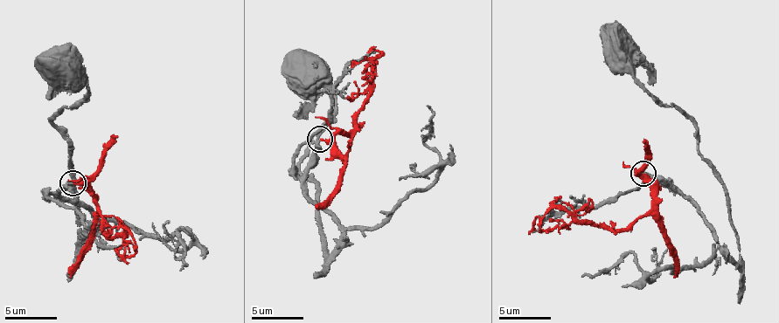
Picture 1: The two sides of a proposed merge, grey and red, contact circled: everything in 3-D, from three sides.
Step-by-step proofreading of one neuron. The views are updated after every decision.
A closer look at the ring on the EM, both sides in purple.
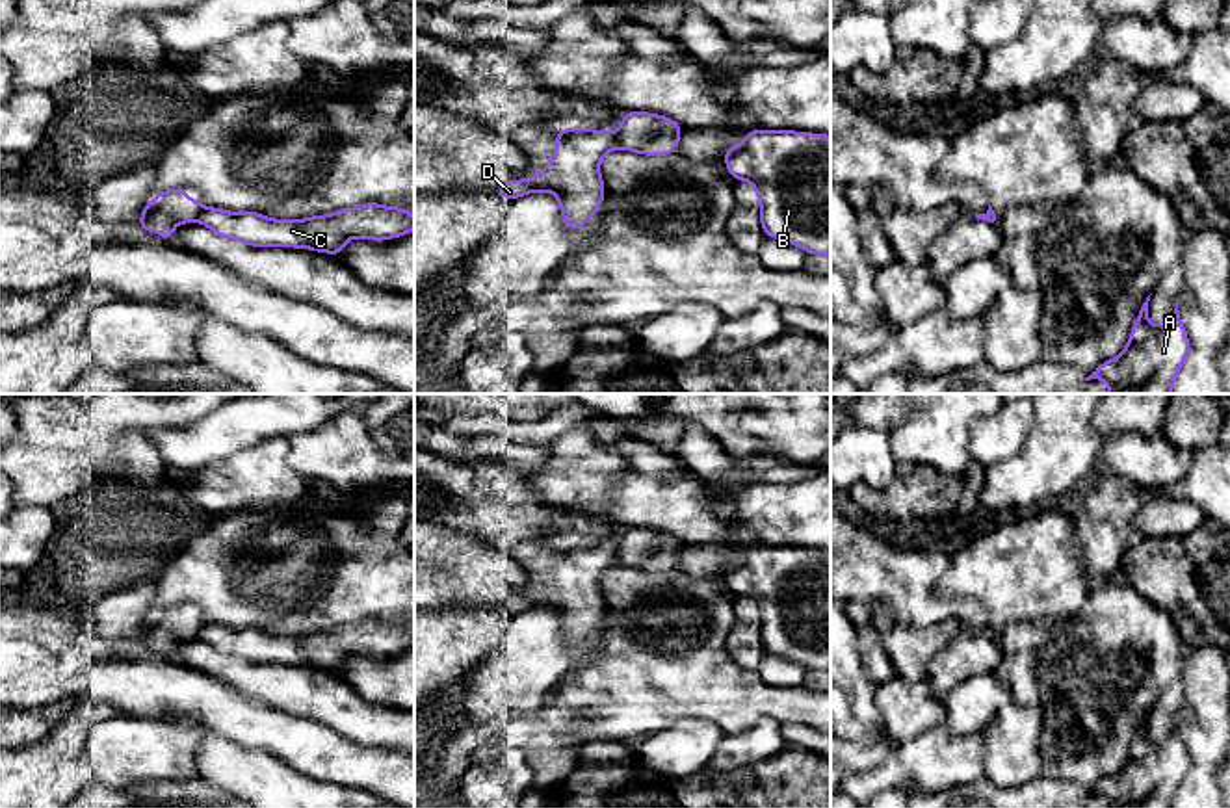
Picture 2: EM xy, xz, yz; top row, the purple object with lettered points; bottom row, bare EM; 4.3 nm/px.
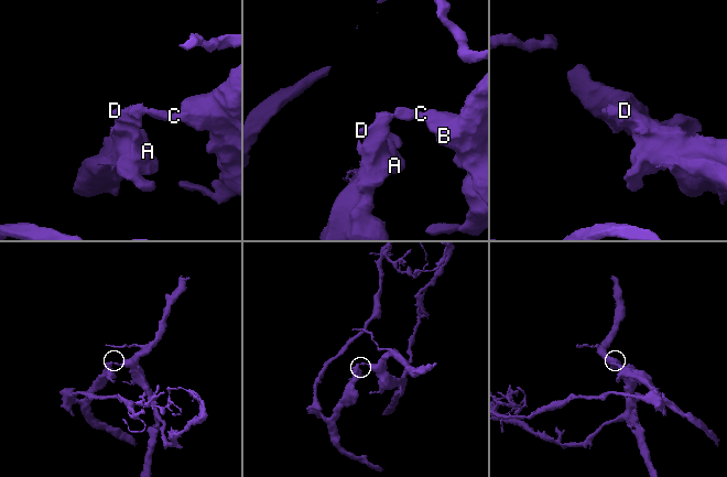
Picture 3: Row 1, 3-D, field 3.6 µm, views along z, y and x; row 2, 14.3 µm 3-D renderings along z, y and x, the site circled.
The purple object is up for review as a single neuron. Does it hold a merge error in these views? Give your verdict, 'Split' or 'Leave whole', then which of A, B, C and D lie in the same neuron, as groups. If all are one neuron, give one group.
Split. Groups: A D / B C

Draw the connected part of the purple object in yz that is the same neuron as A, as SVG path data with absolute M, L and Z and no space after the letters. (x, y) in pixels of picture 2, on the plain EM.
M1148 717L1143 719L1132 743L1126 765L1113 776L1102 778L1085 797L1098 795L1109 801L1109 808L1171 808L1172 799L1189 769L1189 754L1180 736L1178 721L1171 736L1159 745L1148 739Z

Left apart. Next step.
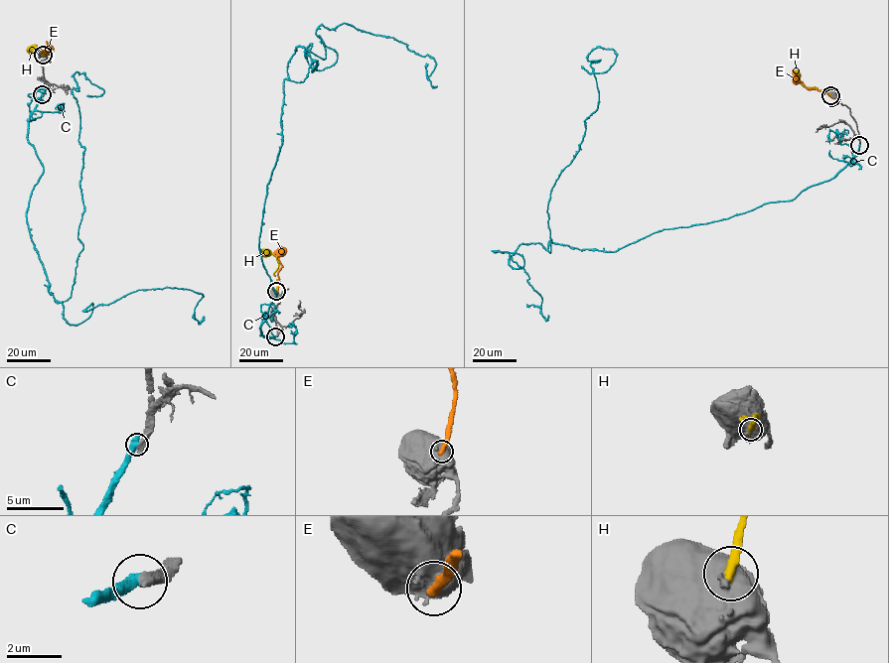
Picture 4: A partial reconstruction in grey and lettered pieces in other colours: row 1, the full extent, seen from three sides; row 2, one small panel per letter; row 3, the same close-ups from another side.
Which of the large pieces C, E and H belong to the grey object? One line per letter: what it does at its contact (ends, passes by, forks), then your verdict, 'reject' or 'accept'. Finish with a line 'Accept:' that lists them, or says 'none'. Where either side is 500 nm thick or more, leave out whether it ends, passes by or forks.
C: accept
E: reject
H: reject
Accept: C

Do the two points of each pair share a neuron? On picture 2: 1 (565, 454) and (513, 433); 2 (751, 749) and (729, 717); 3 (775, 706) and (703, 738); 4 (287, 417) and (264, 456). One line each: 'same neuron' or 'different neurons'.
1: different neurons
2: different neurons
3: different neurons
4: different neurons

